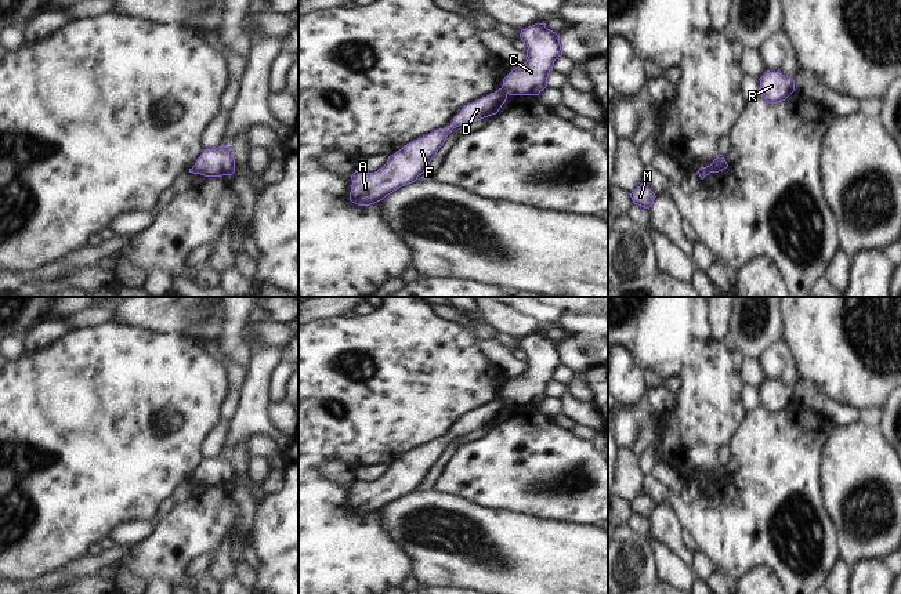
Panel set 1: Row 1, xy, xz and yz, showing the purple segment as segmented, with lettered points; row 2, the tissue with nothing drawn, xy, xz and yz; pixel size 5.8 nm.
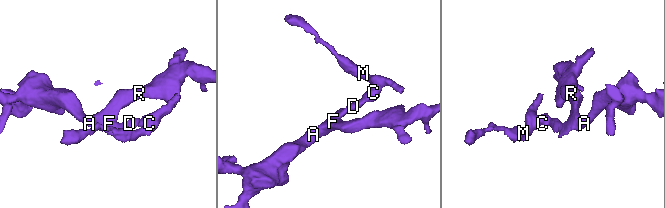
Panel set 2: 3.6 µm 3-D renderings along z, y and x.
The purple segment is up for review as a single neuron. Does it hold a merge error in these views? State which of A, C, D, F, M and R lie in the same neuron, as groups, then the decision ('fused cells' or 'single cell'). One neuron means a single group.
A D F R / C M | fused cells

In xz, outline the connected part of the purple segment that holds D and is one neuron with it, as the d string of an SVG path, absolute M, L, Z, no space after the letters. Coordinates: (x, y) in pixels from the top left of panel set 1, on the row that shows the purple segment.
M499 88L463 108L450 126L417 138L388 156L387 163L377 171L359 173L355 170L351 175L350 200L358 206L370 206L401 186L415 182L426 171L453 128L496 115L506 99L507 93Z

